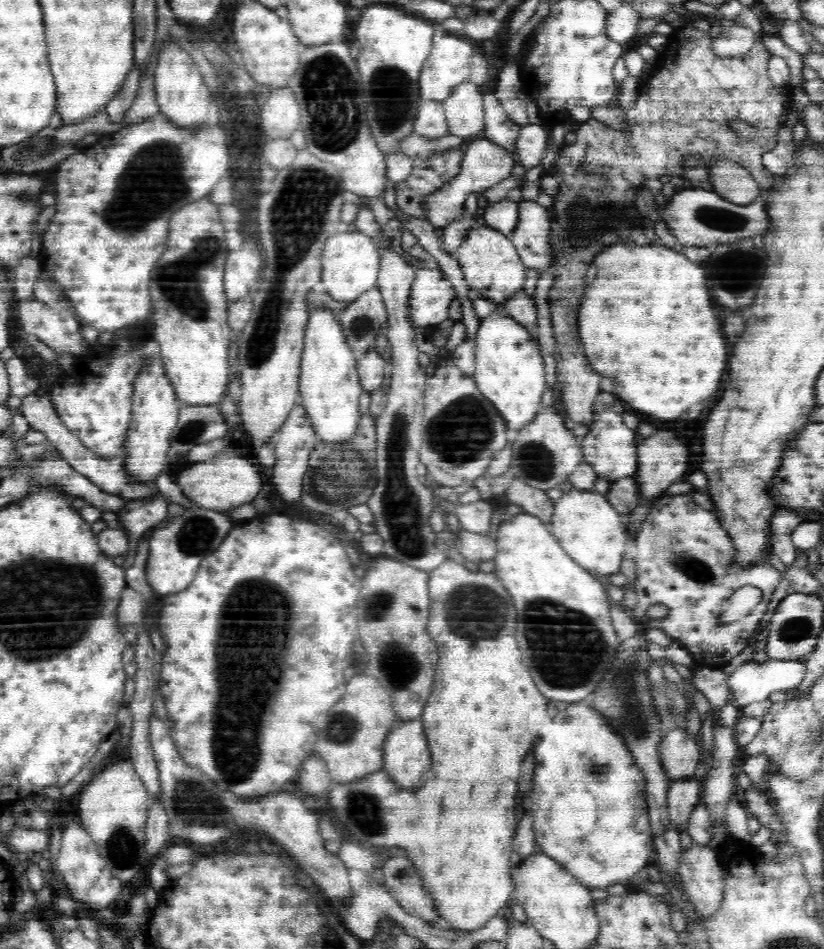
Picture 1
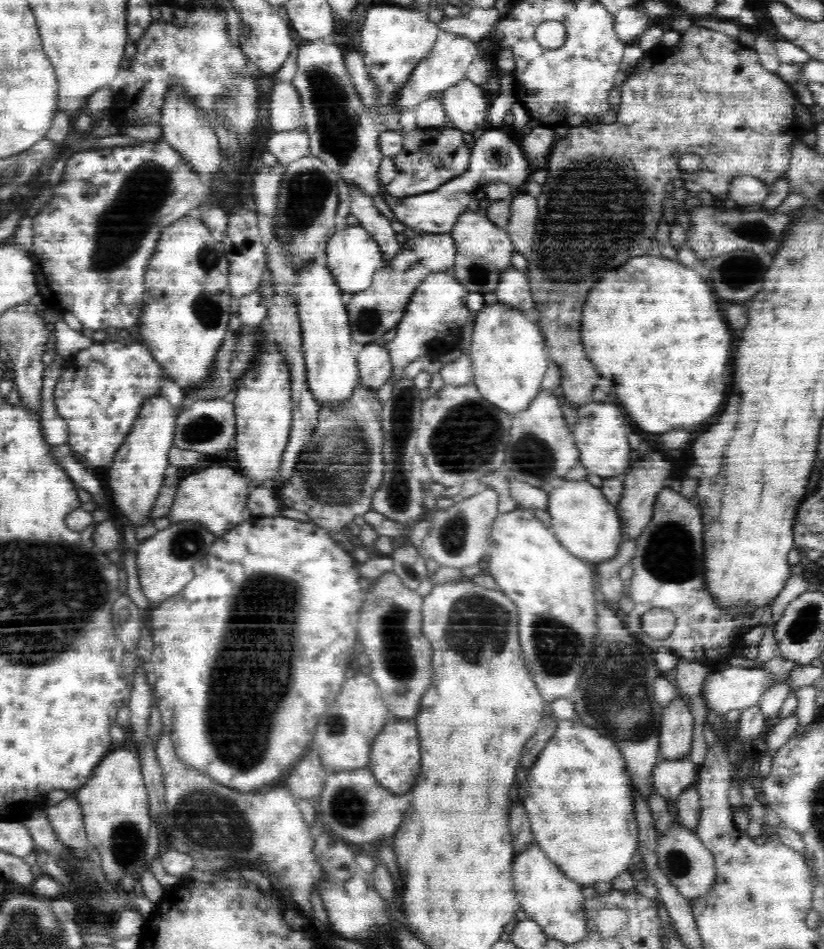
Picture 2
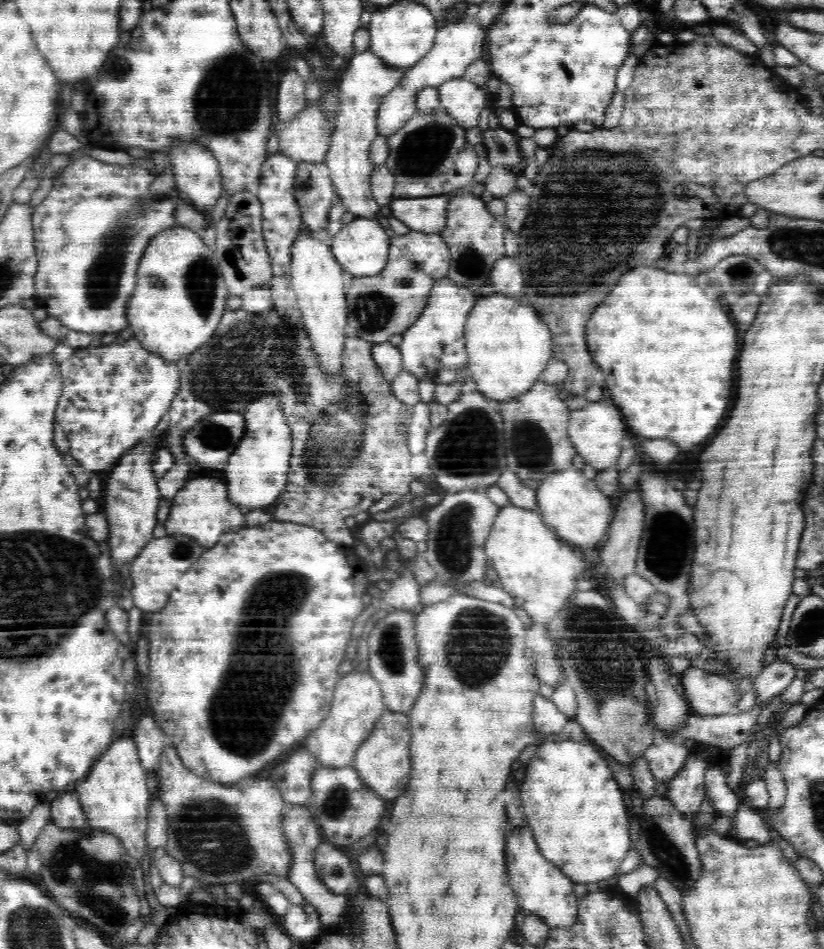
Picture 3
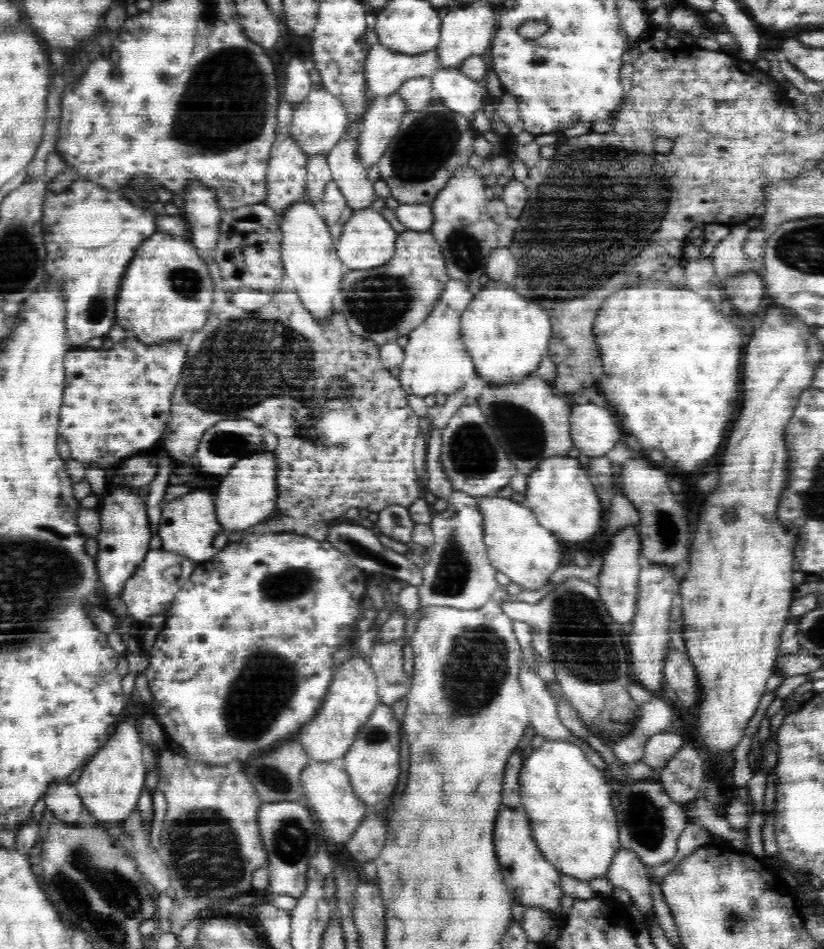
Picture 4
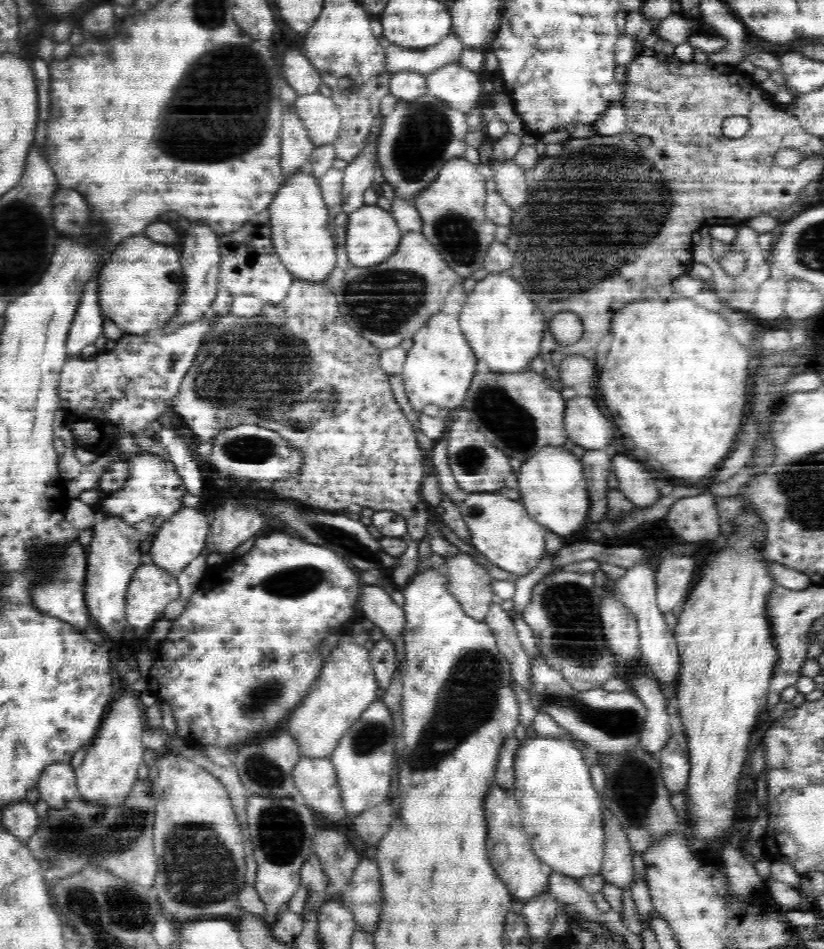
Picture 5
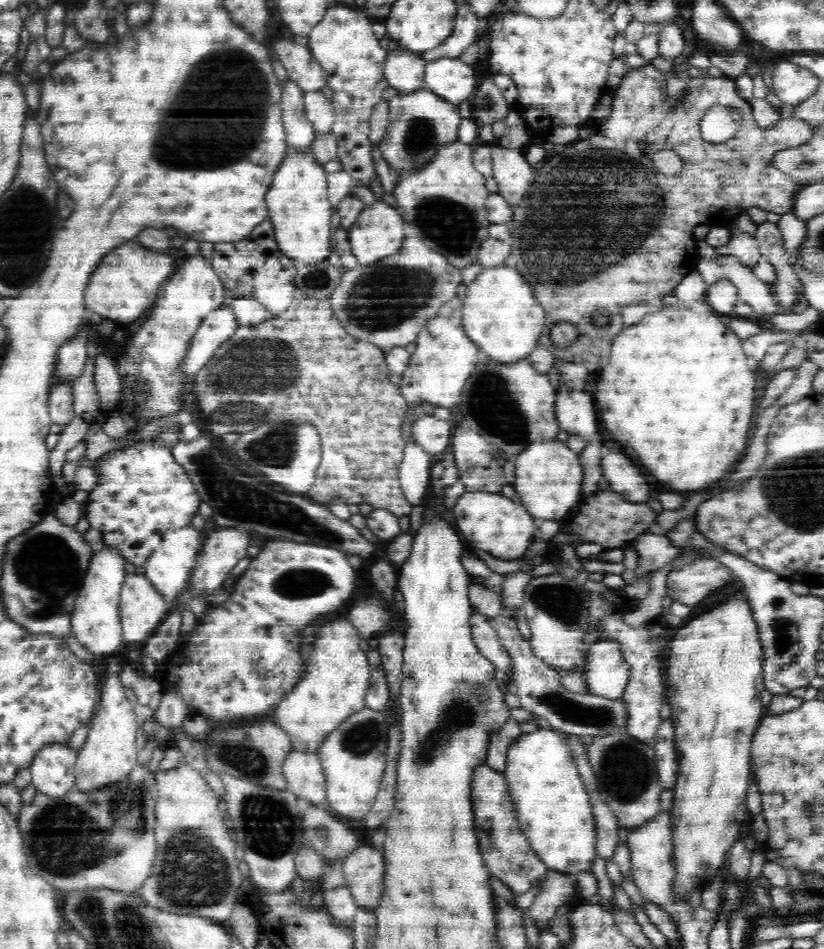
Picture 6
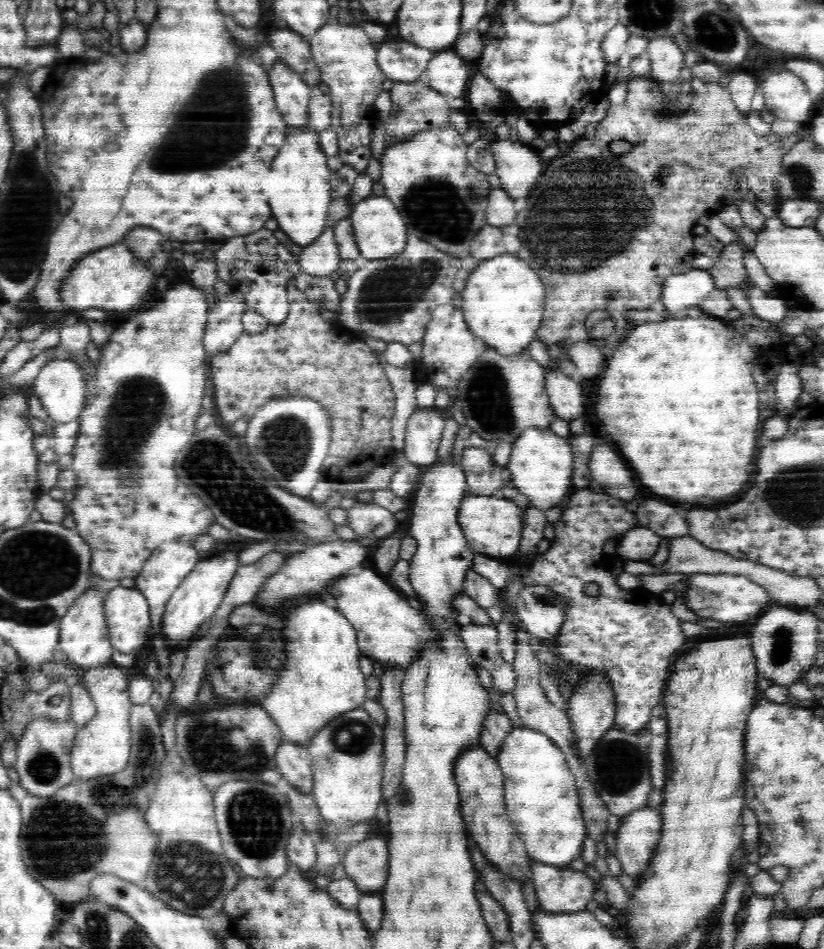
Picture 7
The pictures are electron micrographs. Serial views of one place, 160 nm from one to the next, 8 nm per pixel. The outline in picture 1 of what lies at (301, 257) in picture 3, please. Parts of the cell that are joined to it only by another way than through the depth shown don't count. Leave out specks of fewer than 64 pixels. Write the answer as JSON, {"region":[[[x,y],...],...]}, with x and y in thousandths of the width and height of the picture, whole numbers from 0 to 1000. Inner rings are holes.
{"region":[[[396,323],[379,325],[370,346],[362,417],[367,417],[370,436],[388,466],[415,467],[431,459],[438,439],[434,430],[439,412],[430,371],[420,361],[410,331]]]}

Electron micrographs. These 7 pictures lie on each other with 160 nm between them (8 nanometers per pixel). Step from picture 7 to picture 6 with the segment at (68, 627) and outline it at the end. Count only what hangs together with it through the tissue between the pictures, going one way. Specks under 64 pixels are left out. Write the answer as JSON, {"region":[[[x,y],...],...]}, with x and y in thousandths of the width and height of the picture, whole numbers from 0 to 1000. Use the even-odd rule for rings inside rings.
{"region":[[[126,574],[121,581],[113,582],[101,619],[92,629],[87,645],[86,673],[96,684],[109,687],[109,690],[117,693],[136,692],[149,679],[146,626],[149,623],[149,613],[155,607],[152,593],[153,588],[147,586],[143,577],[135,577],[135,574]]]}

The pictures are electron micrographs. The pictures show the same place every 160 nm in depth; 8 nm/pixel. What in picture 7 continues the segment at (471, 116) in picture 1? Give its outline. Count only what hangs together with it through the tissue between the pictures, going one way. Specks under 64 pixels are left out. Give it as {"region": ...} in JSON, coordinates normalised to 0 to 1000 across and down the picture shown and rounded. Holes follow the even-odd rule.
{"region":[[[536,55],[536,57],[528,56],[518,67],[517,74],[510,82],[510,86],[515,90],[519,90],[523,94],[539,98],[546,103],[561,103],[573,81],[570,70],[566,70],[563,65],[568,64],[563,60],[551,57],[551,55]]]}

